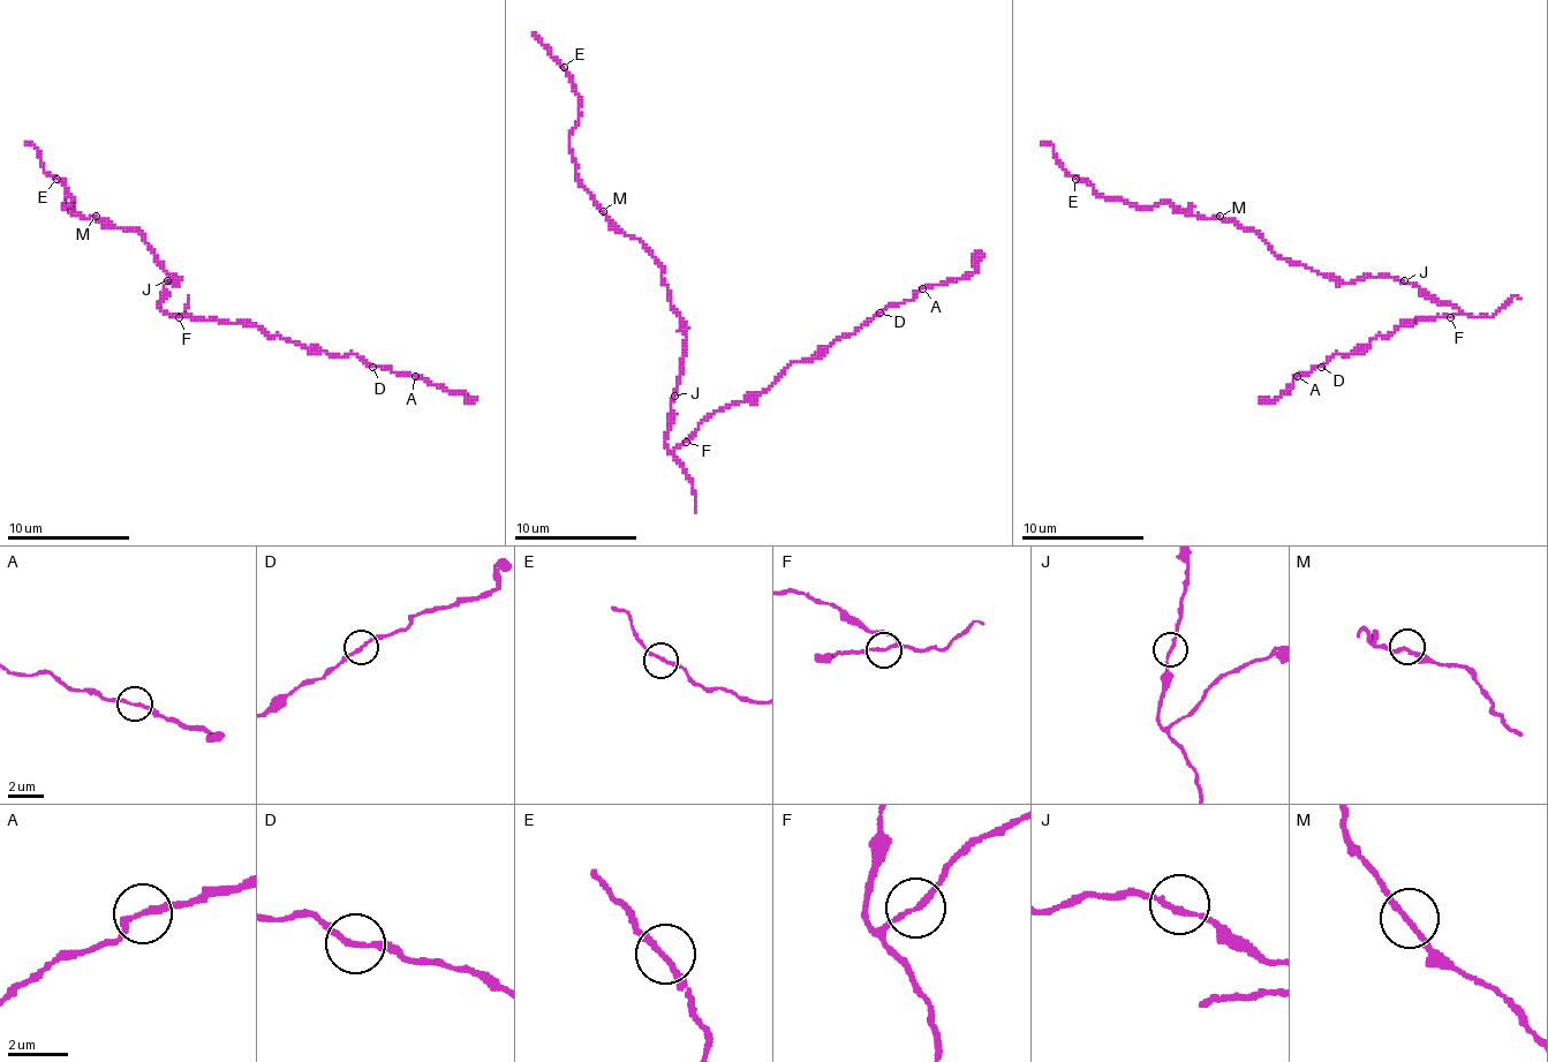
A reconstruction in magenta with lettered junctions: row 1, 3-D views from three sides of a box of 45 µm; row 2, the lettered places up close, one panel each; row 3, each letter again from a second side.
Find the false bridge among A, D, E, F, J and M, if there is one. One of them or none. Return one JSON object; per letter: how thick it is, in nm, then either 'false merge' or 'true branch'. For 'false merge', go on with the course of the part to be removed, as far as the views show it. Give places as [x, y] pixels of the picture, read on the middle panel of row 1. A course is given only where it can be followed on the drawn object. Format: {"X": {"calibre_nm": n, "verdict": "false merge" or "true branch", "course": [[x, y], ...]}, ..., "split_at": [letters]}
{"A": {"calibre_nm": 190, "verdict": "true branch"}, "D": {"calibre_nm": 180, "verdict": "true branch"}, "E": {"calibre_nm": 190, "verdict": "true branch"}, "F": {"calibre_nm": 160, "verdict": "true branch"}, "J": {"calibre_nm": 170, "verdict": "true branch"}, "M": {"calibre_nm": 190, "verdict": "true branch"}, "split_at": []}

